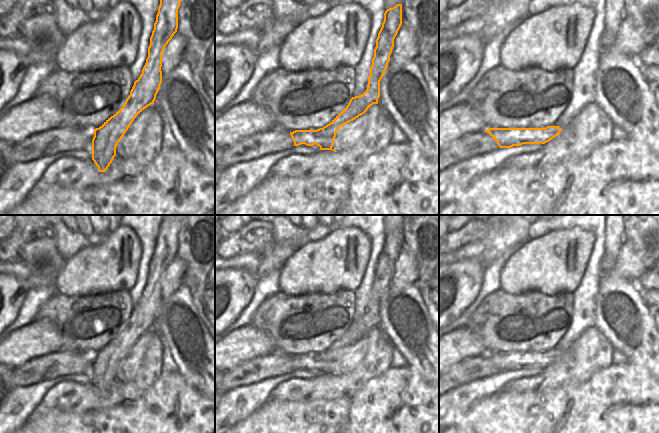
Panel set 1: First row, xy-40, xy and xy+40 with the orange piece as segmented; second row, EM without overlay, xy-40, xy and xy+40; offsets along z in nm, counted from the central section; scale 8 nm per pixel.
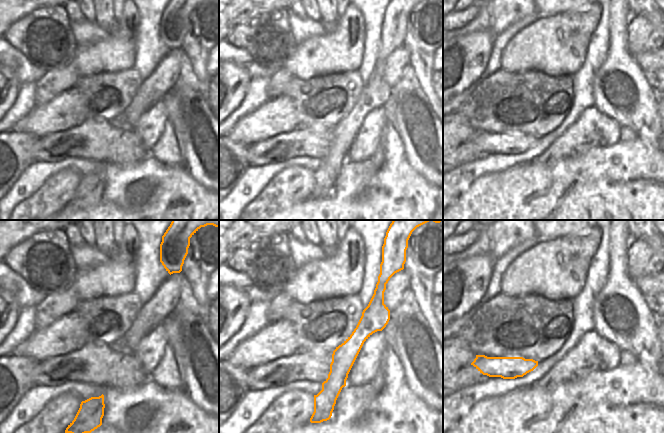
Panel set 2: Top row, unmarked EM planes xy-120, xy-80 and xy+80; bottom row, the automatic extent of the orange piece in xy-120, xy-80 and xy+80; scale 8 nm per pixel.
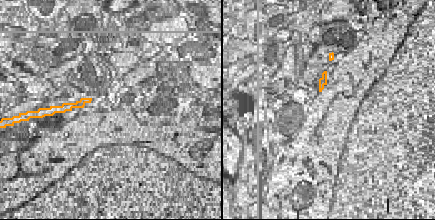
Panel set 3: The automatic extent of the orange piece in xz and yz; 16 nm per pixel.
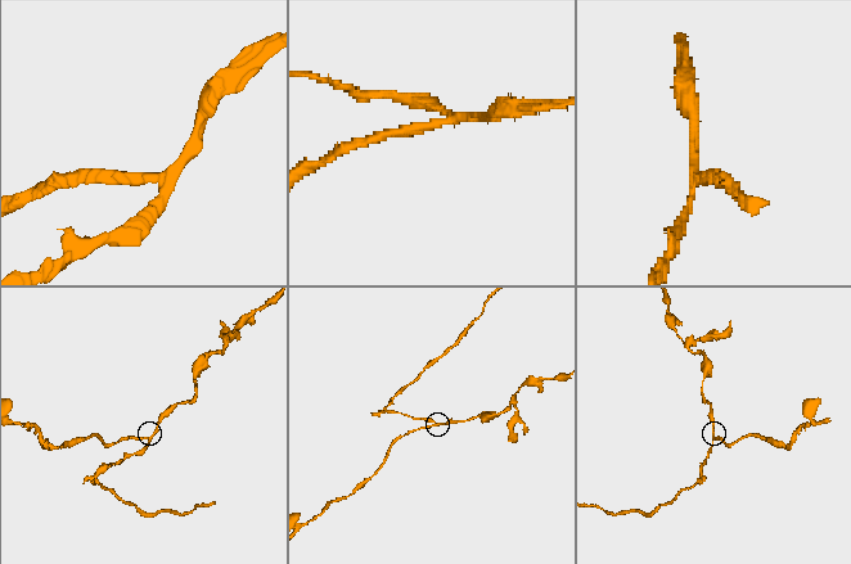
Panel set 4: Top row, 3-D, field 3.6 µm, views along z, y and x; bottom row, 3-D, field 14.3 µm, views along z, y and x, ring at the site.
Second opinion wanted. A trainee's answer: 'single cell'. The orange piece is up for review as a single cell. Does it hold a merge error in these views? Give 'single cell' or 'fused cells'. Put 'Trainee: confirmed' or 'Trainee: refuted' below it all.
fused cells
Trainee: refuted

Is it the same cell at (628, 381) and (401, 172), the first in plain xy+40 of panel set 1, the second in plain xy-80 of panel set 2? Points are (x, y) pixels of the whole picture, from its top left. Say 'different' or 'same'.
same

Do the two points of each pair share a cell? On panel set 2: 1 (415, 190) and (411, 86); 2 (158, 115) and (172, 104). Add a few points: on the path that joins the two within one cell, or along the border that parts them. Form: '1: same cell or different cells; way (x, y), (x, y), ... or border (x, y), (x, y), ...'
1: different cells; border (404, 158), (432, 184)
2: different cells; border (161, 99), (168, 120)

